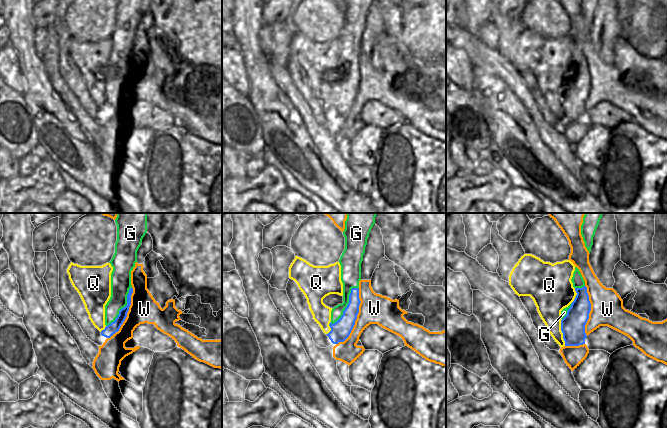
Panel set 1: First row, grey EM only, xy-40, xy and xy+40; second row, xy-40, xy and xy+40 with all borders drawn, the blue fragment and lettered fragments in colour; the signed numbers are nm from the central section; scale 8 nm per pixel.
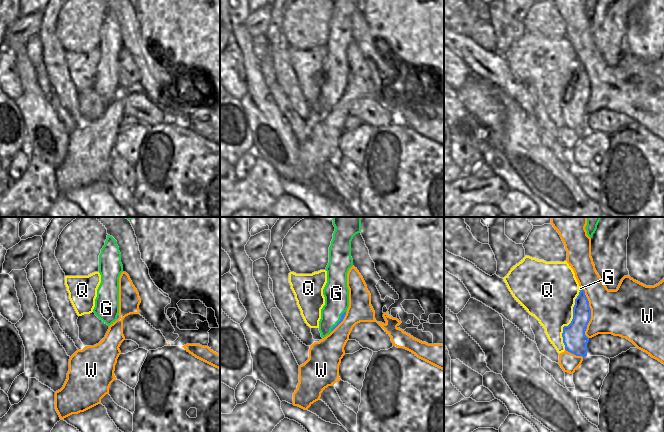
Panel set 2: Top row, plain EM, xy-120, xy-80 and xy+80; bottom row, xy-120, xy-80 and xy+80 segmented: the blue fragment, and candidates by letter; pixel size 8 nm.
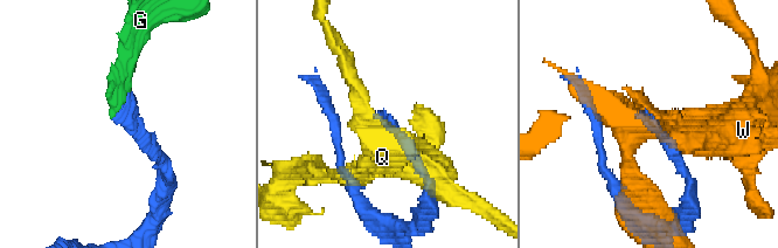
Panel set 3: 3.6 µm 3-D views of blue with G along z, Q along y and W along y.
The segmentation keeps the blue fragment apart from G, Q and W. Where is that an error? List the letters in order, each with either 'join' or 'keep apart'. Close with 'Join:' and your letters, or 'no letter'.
G: join
Q: keep apart
W: keep apart
Join: G

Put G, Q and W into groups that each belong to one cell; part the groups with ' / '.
G / Q / W

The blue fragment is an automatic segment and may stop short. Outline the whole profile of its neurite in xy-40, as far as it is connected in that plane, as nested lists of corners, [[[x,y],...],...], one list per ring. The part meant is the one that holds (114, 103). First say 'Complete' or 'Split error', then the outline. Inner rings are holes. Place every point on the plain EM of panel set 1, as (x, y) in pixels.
Split error. [[[116,0],[117,17],[115,19],[115,29],[109,38],[113,43],[111,49],[111,73],[105,81],[105,105],[101,111],[110,114],[119,107],[121,101],[127,93],[131,81],[131,71],[133,64],[131,61],[131,47],[137,38],[137,27],[141,22],[142,15],[147,9],[147,0]]]

